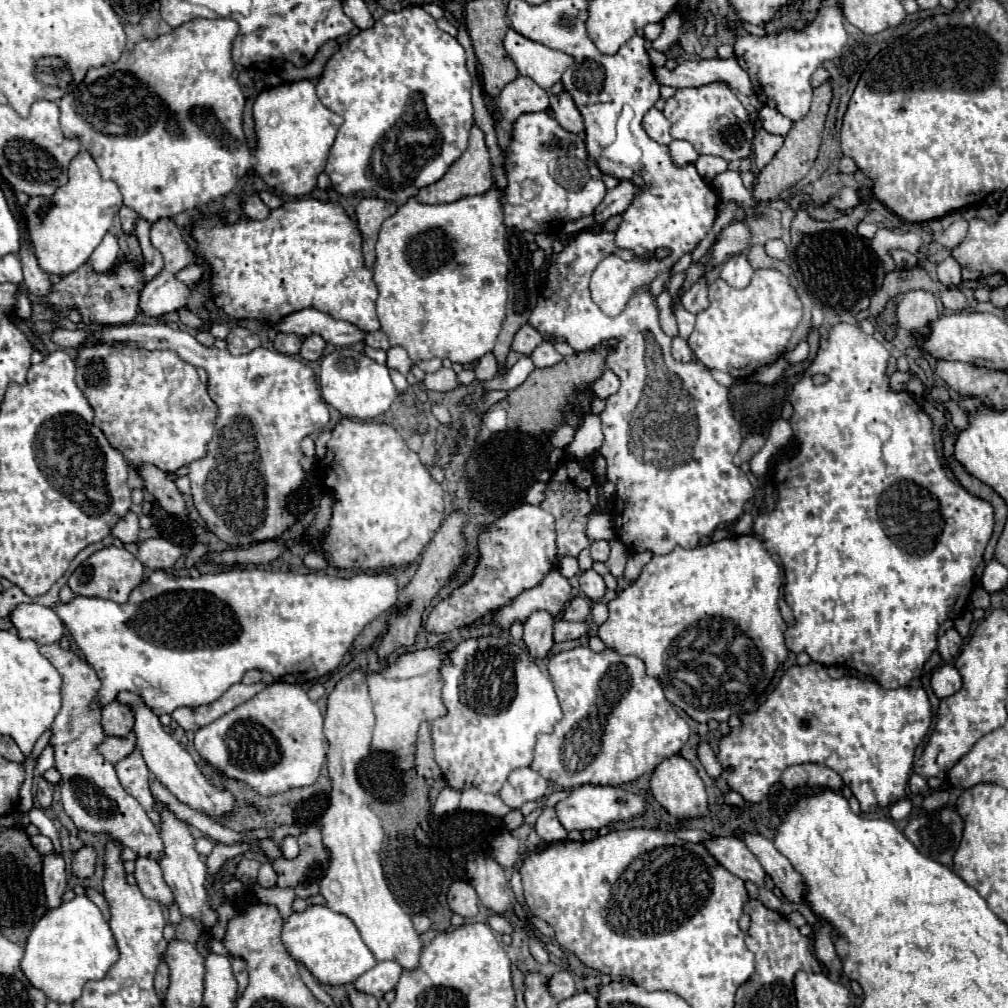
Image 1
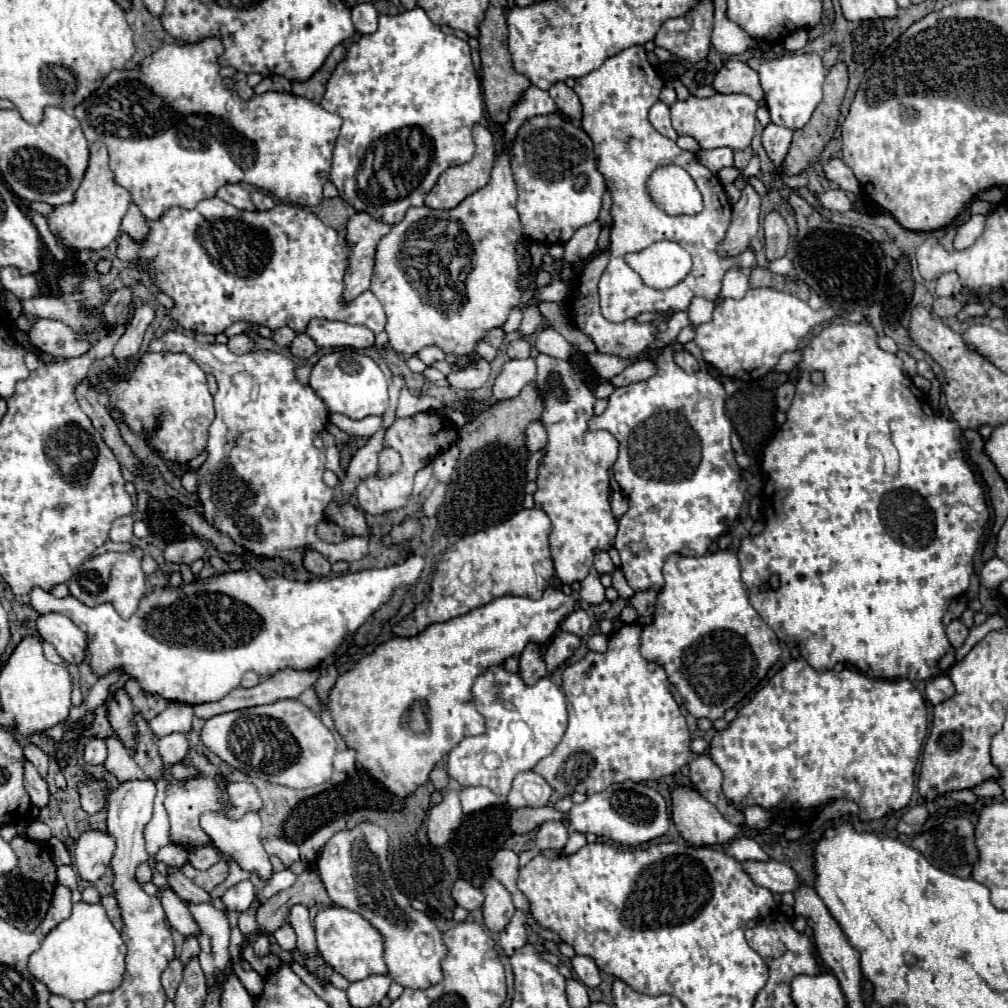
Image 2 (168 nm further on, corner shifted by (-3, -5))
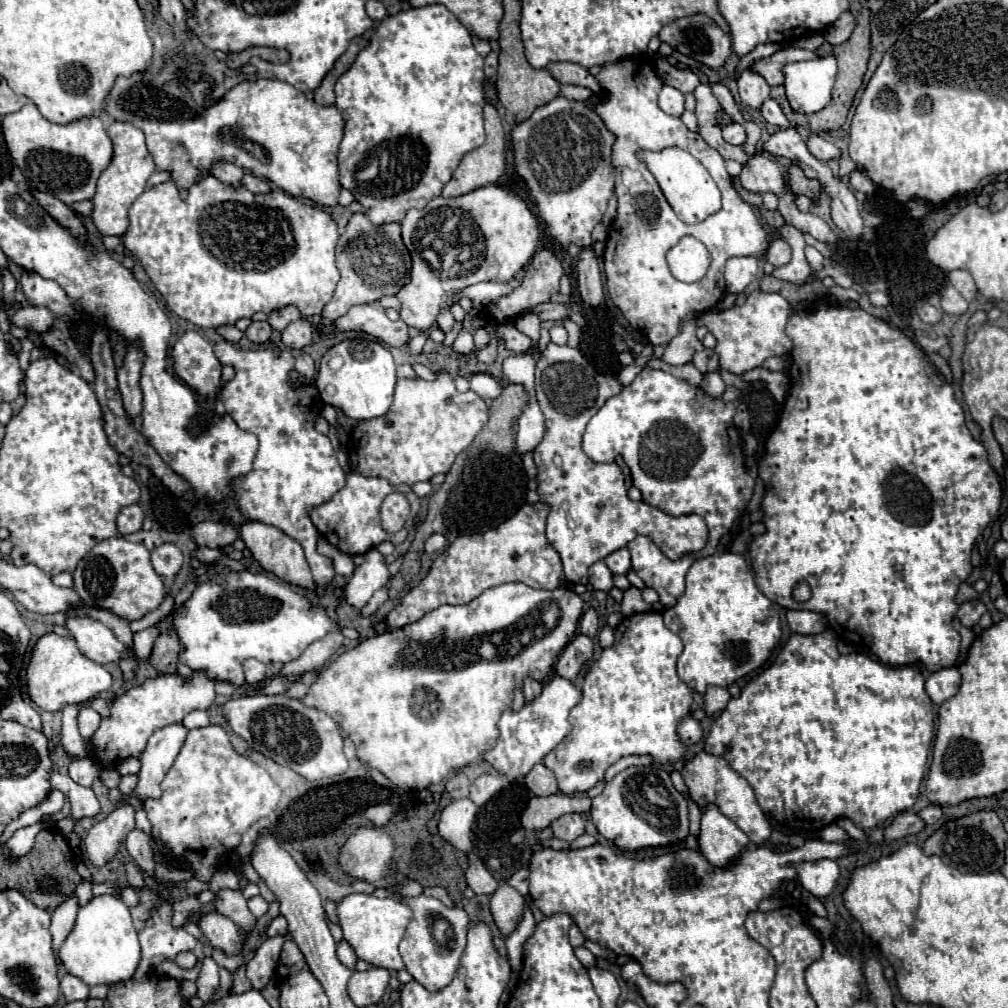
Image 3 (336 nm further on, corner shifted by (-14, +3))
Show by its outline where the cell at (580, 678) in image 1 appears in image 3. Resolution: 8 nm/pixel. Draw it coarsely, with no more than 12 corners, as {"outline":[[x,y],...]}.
{"outline":[[660,613],[622,619],[544,757],[586,793],[620,757],[672,765],[692,691]]}

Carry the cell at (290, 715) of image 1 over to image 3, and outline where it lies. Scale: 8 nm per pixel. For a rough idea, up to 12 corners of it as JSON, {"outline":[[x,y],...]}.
{"outline":[[288,695],[222,707],[254,751],[310,781],[348,769],[338,723]]}

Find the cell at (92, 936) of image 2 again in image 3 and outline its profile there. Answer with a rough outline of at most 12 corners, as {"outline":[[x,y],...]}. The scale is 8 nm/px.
{"outline":[[114,895],[90,899],[58,959],[90,987],[128,981],[138,933]]}

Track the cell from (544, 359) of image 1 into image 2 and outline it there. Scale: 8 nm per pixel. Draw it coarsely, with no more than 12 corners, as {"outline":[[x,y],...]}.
{"outline":[[539,353],[547,431],[535,507],[563,585],[609,551],[619,443],[587,431],[597,397]]}

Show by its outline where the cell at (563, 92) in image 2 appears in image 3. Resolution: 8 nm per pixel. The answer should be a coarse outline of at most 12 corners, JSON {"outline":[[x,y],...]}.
{"outline":[[550,63],[562,85],[580,85],[594,93],[600,85],[576,63]]}

